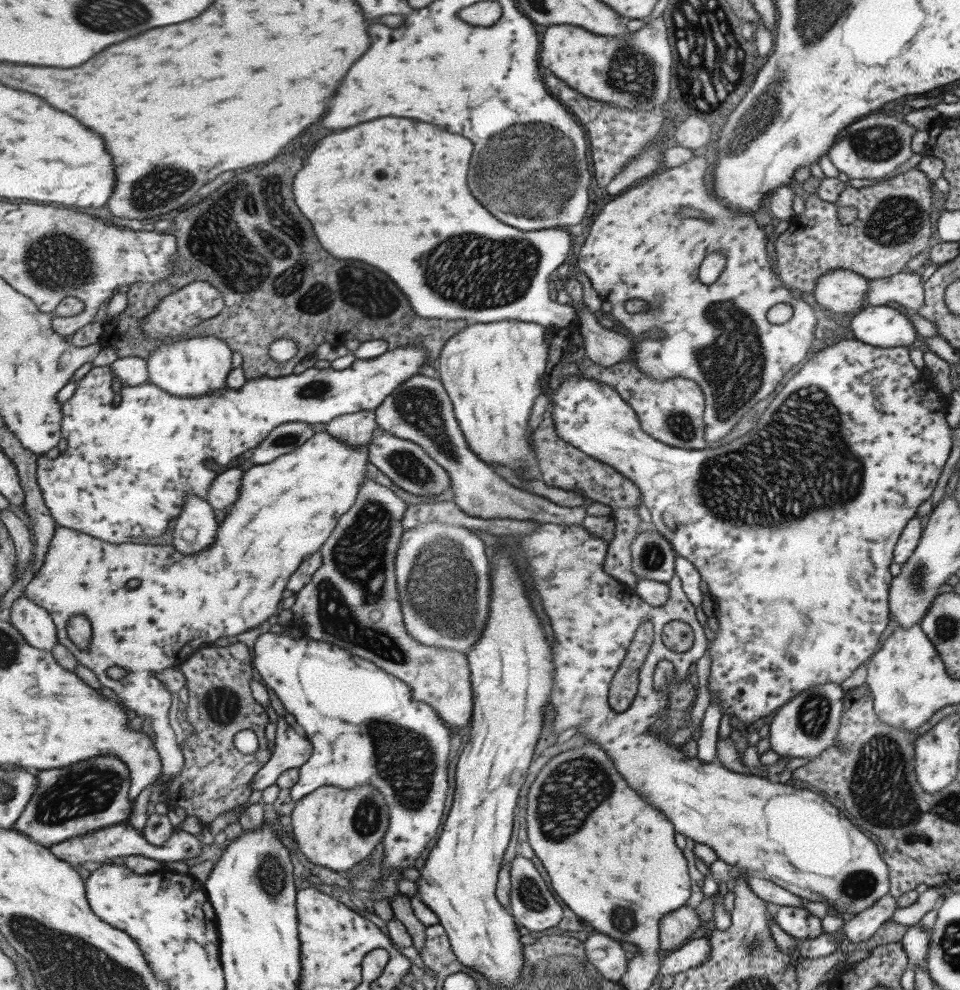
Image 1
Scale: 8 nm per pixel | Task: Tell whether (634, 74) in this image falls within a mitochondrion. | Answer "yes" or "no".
yes

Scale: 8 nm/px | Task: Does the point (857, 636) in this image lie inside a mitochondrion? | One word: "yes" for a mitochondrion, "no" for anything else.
no

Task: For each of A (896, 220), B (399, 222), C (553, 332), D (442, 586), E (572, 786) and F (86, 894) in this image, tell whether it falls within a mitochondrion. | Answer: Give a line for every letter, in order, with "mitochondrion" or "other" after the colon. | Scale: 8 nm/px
A: mitochondrion
B: other
C: other
D: mitochondrion
E: mitochondrion
F: other

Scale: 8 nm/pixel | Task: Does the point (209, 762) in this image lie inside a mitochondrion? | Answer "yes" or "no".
no

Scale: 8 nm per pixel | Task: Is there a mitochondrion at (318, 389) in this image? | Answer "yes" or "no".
yes

